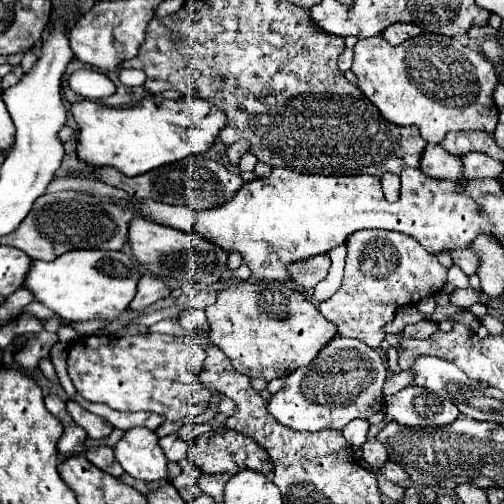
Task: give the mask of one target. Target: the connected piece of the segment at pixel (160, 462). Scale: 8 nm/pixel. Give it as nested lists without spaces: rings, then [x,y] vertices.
[[[148,428],[124,430],[124,436],[114,446],[114,458],[134,478],[168,480],[168,460],[158,446],[158,436]]]

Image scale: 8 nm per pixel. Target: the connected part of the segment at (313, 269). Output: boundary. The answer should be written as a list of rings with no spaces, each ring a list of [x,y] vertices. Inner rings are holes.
[[[316,254],[312,258],[300,260],[300,262],[292,262],[288,266],[288,276],[290,282],[300,290],[312,290],[316,286],[316,278],[320,274],[328,274],[330,268],[330,256],[328,254]]]

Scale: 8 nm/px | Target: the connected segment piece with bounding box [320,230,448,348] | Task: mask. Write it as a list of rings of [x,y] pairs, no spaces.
[[[362,230],[346,238],[346,268],[340,290],[320,304],[322,316],[332,322],[340,336],[362,340],[370,348],[378,348],[384,340],[382,328],[394,318],[400,306],[418,304],[422,298],[434,296],[446,284],[446,268],[436,256],[430,256],[422,244],[402,232]]]

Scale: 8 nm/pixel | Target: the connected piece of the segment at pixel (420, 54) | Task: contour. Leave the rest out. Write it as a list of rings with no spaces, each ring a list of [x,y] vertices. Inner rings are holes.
[[[422,34],[406,40],[400,46],[390,46],[382,36],[360,40],[354,46],[352,72],[358,76],[358,88],[380,110],[380,114],[388,118],[388,122],[396,122],[398,126],[418,126],[422,138],[430,144],[440,144],[452,130],[494,132],[498,124],[498,108],[492,100],[492,92],[498,84],[496,68],[486,60],[484,54],[470,50],[456,38]]]

